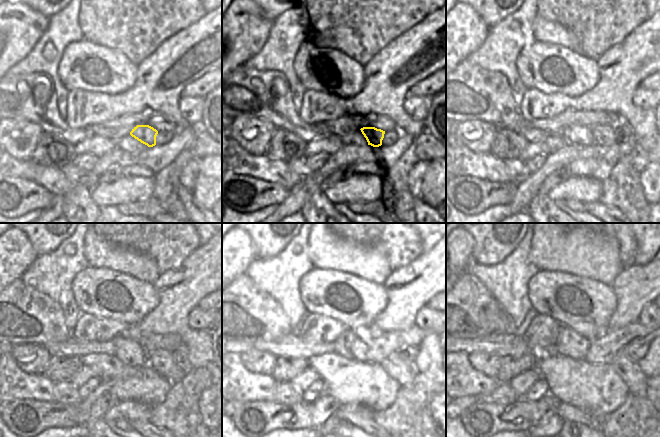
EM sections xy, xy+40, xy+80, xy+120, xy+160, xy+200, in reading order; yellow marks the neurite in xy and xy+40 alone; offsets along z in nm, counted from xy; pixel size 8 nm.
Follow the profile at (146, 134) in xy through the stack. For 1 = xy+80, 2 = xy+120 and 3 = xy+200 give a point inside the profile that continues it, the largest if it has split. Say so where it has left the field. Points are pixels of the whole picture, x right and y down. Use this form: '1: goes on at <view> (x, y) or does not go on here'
1: goes on at xy+80 (604, 135)
2: goes on at xy+120 (161, 360)
3: goes on at xy+200 (630, 372)

